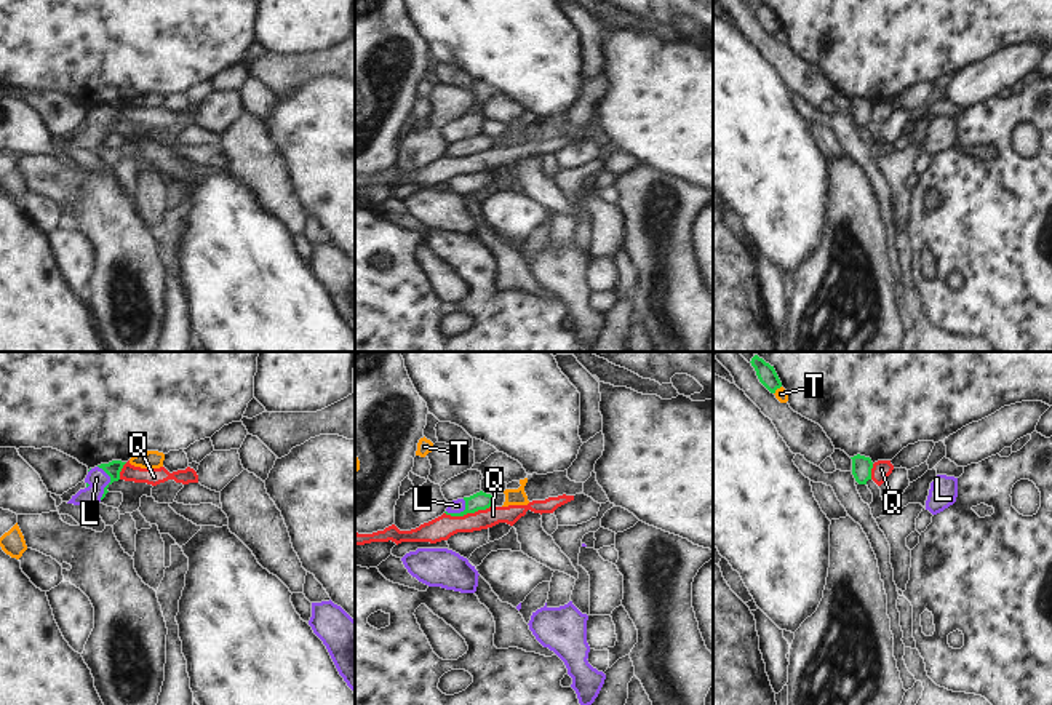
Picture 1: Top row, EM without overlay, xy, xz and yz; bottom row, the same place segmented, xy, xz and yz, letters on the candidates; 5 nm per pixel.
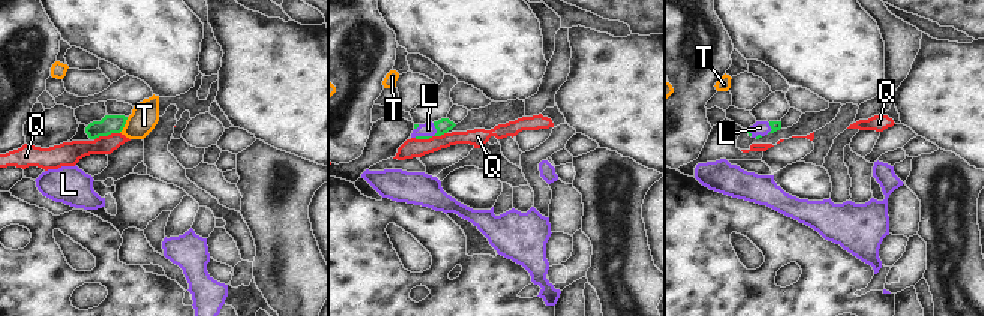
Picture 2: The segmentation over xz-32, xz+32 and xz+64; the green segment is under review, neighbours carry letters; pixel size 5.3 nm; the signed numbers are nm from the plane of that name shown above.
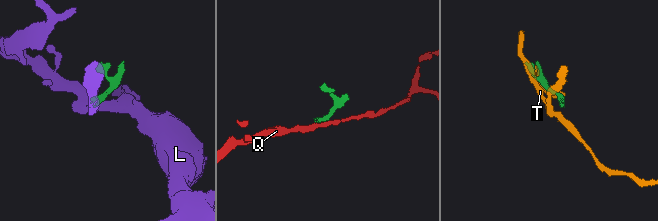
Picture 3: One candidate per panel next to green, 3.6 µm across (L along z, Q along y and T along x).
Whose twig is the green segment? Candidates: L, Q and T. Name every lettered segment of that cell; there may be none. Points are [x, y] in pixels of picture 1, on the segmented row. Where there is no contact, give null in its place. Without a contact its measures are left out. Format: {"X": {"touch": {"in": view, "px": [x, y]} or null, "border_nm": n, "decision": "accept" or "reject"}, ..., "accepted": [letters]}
{"L": {"touch": {"in": "xy", "px": [109, 483]}, "border_nm": 180, "decision": "accept"}, "Q": {"touch": {"in": "xz", "px": [469, 512]}, "border_nm": 260, "decision": "reject"}, "T": {"touch": {"in": "yz", "px": [776, 389]}, "border_nm": 60, "decision": "reject"}, "accepted": ["L"]}

